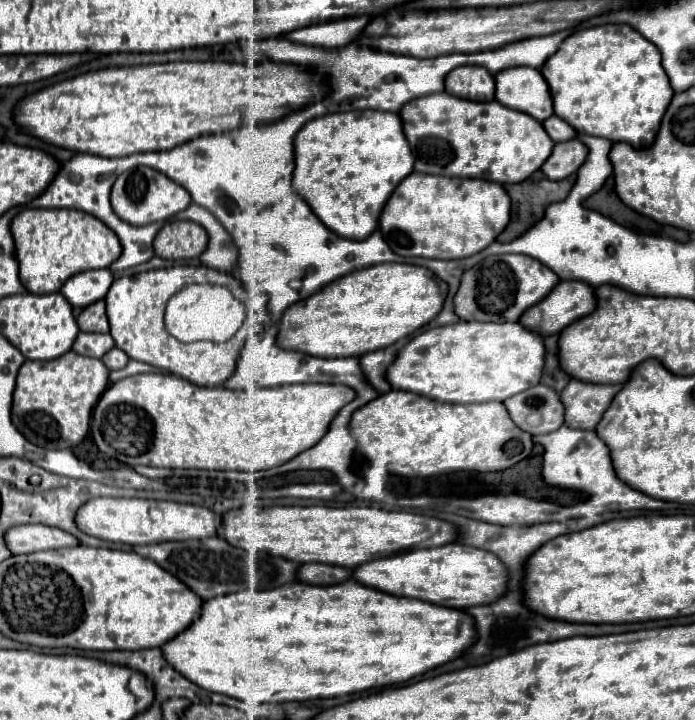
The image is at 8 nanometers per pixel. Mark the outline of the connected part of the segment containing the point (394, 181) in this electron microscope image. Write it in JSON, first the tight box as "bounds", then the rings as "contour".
{"bounds":[293,111,413,239],"contour":[[[347,111],[329,113],[305,123],[295,135],[295,173],[293,189],[307,201],[319,221],[335,235],[345,239],[365,239],[377,229],[377,217],[393,189],[413,171],[413,155],[405,143],[401,119],[385,111]]]}

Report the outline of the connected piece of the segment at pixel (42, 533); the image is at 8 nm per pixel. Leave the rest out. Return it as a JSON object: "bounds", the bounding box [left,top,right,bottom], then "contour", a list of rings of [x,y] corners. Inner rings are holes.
{"bounds":[5,525,79,555],"contour":[[[17,525],[5,533],[5,545],[11,553],[21,555],[21,553],[35,553],[45,549],[73,547],[73,545],[79,545],[79,541],[57,527]]]}

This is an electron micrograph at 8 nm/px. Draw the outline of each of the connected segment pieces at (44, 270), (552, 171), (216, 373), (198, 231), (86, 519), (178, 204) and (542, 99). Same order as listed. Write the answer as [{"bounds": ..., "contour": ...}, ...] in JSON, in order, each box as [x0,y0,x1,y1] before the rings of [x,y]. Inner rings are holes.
[{"bounds":[11,209,121,295],"contour":[[[23,209],[11,221],[19,279],[27,291],[45,295],[59,291],[61,285],[87,269],[105,269],[121,255],[117,235],[97,217],[71,209]]]},{"bounds":[541,139,589,181],"contour":[[[579,139],[555,143],[553,153],[541,165],[541,171],[545,173],[547,179],[553,179],[553,181],[565,179],[585,163],[587,153],[589,153],[589,149]]]},{"bounds":[105,265,269,387],"contour":[[[177,265],[169,269],[153,269],[145,271],[133,277],[121,277],[115,279],[105,295],[107,303],[107,319],[111,325],[111,337],[115,339],[115,345],[125,351],[131,359],[149,363],[153,367],[165,369],[169,373],[175,373],[177,377],[183,377],[195,385],[203,387],[217,387],[223,381],[229,379],[229,373],[233,373],[233,361],[237,361],[237,353],[241,351],[241,345],[253,331],[253,327],[259,327],[259,333],[263,331],[263,325],[269,321],[265,305],[259,309],[259,299],[249,297],[249,293],[243,289],[243,285],[229,273],[219,273],[207,267],[193,267],[193,265]],[[191,283],[213,283],[223,285],[231,289],[231,293],[247,305],[247,319],[245,325],[227,341],[213,343],[213,341],[197,341],[197,343],[181,343],[175,337],[171,337],[165,329],[163,315],[167,301],[179,293],[185,285]]]},{"bounds":[153,221,205,259],"contour":[[[169,221],[153,241],[155,255],[161,259],[195,259],[205,251],[205,229],[193,221]]]},{"bounds":[77,497,217,545],"contour":[[[97,497],[89,499],[77,509],[77,527],[97,539],[145,545],[163,541],[189,541],[217,535],[217,513],[201,505],[183,505],[175,501],[161,501],[141,498]]]},{"bounds":[111,167,191,225],"contour":[[[137,167],[133,171],[121,173],[111,189],[113,211],[121,221],[129,225],[149,225],[157,221],[167,221],[169,217],[177,215],[181,209],[189,207],[189,203],[191,203],[191,197],[181,185],[153,171],[151,167]]]},{"bounds":[495,67,553,121],"contour":[[[517,67],[495,75],[495,99],[505,107],[531,115],[537,121],[553,115],[553,99],[539,69]]]}]

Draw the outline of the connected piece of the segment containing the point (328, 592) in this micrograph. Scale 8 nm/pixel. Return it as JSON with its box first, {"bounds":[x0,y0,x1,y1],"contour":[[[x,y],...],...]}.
{"bounds":[161,579,473,703],"contour":[[[347,579],[327,587],[295,581],[277,589],[243,589],[207,599],[201,603],[197,621],[167,641],[161,653],[177,673],[201,689],[247,703],[285,703],[361,693],[403,683],[459,657],[465,645],[473,645],[473,621],[459,609],[393,597]]]}

